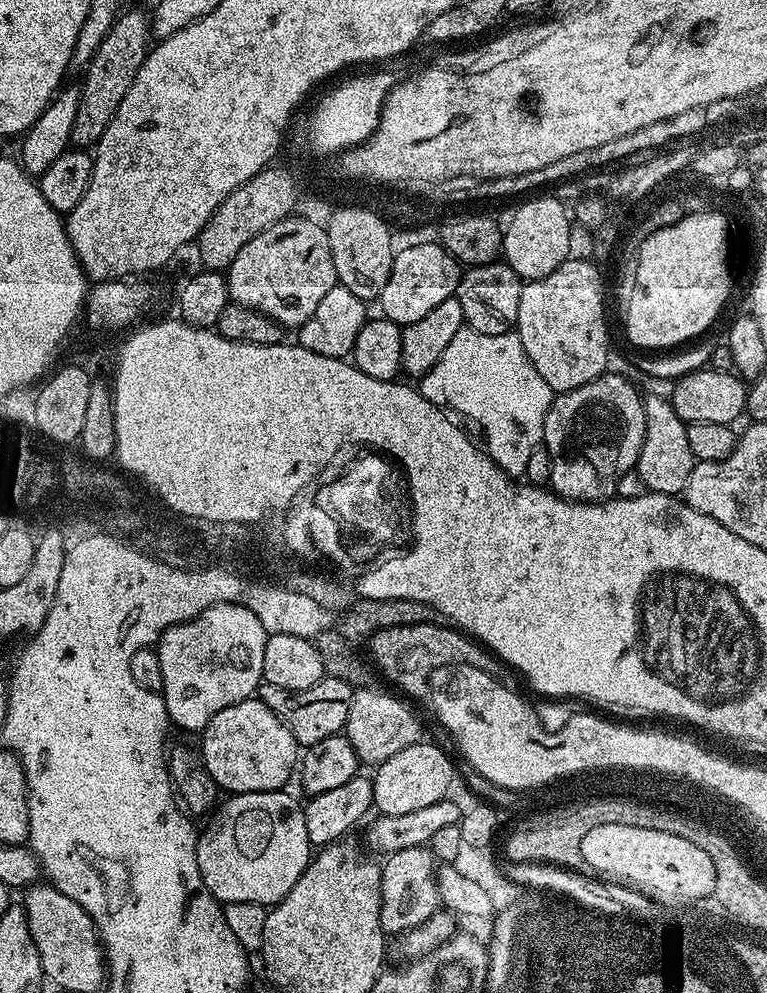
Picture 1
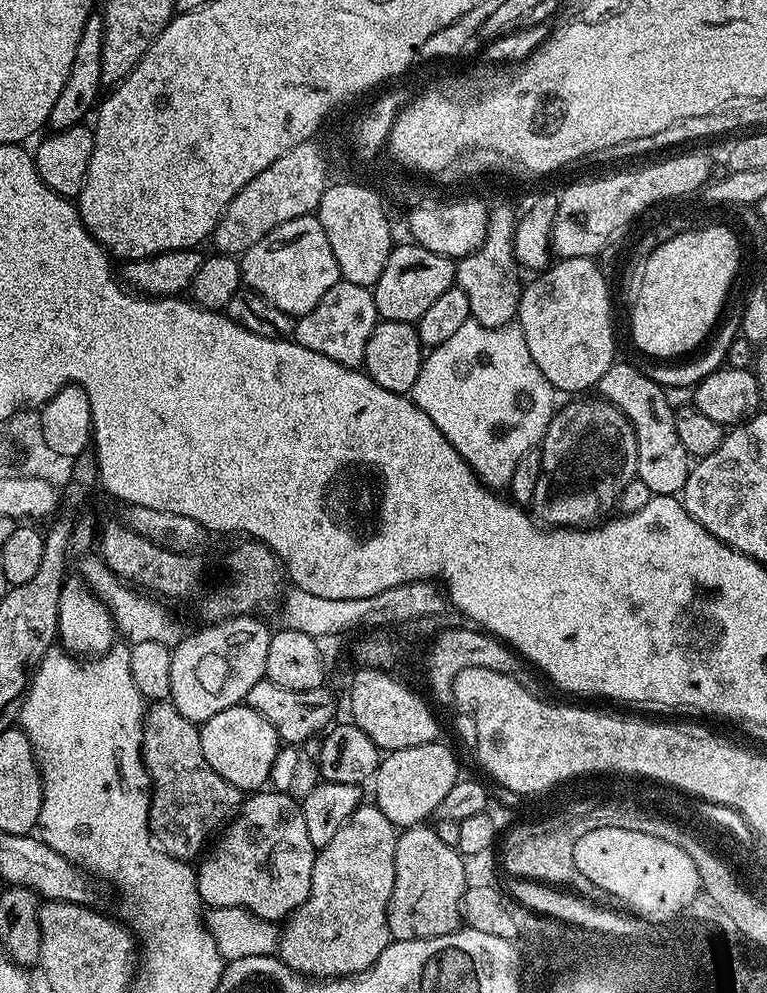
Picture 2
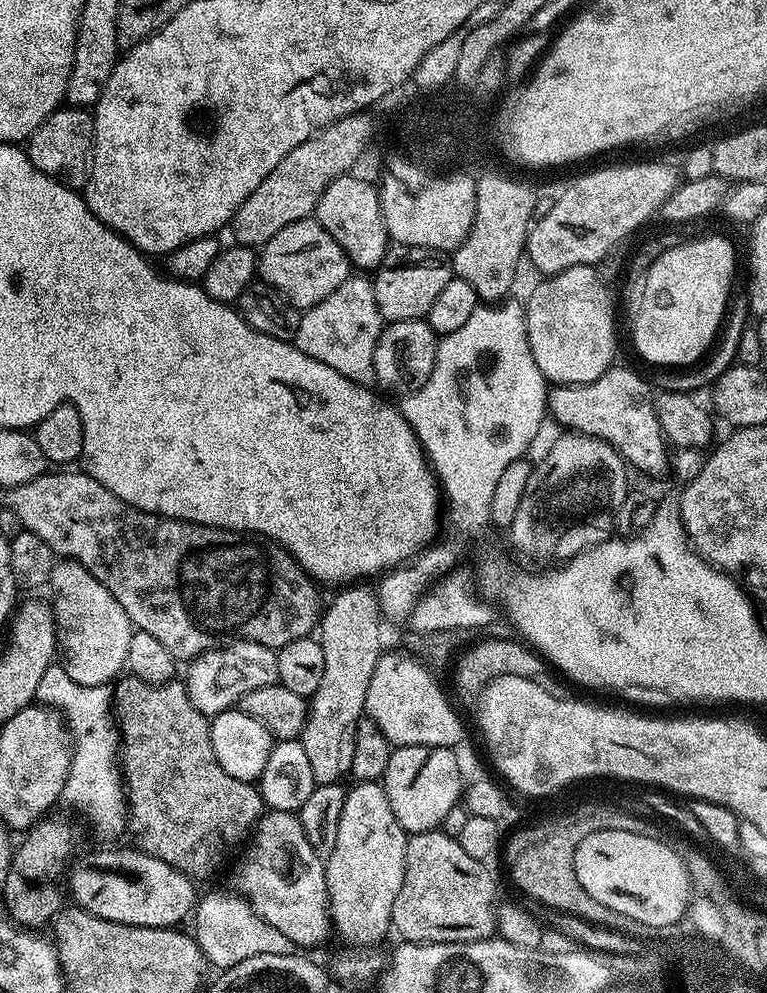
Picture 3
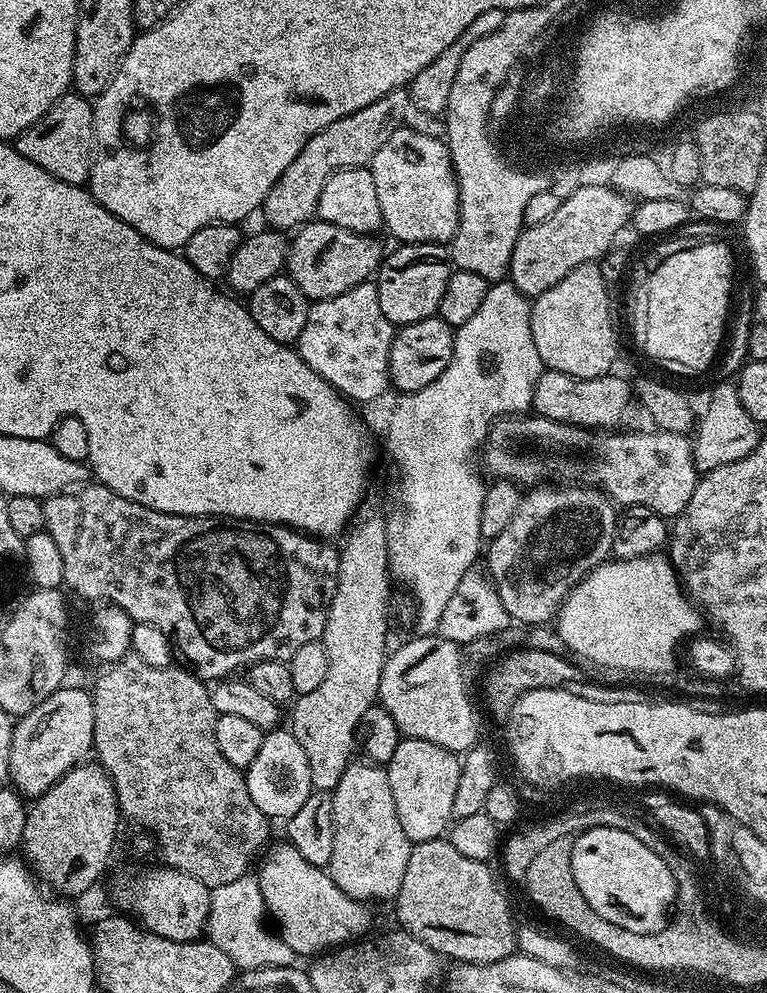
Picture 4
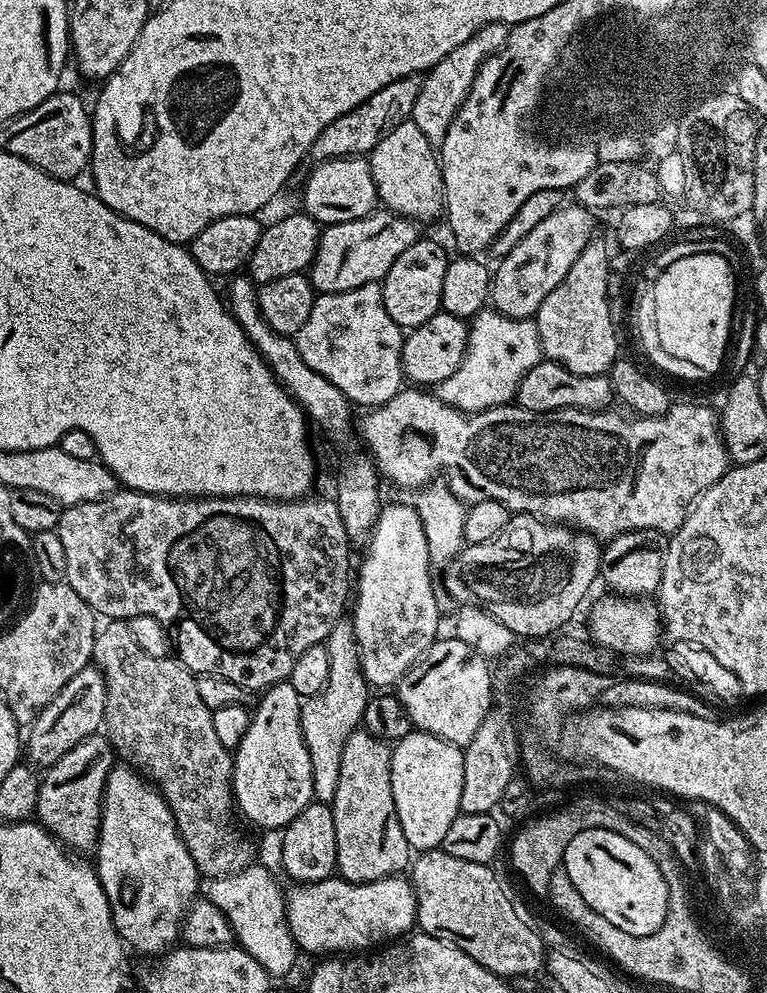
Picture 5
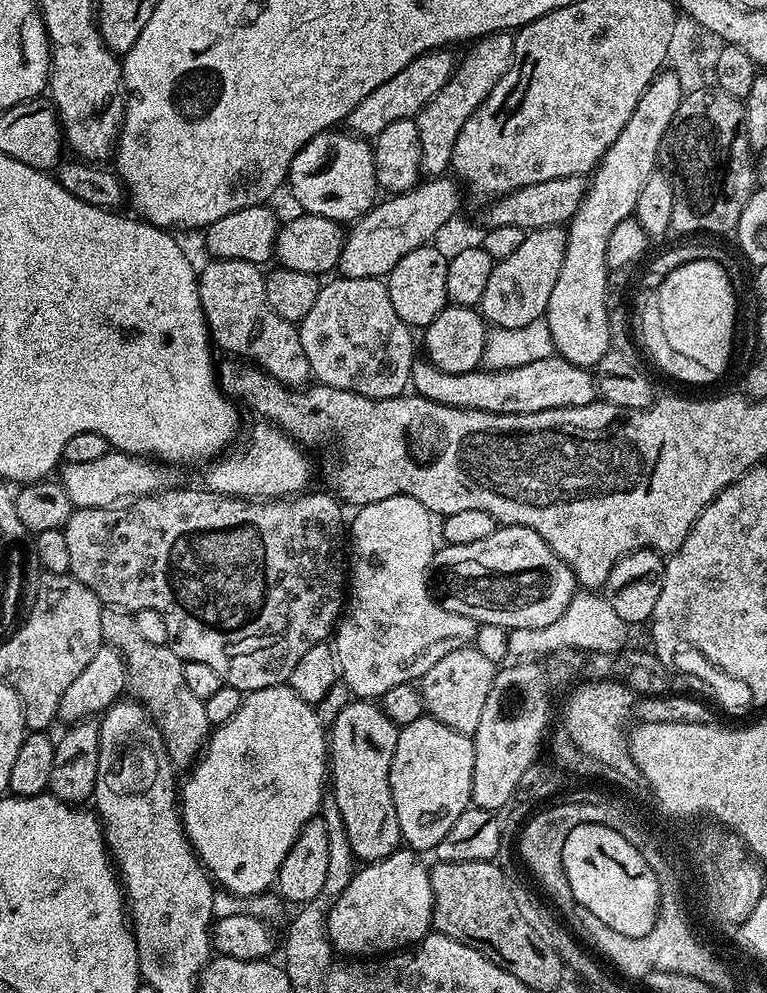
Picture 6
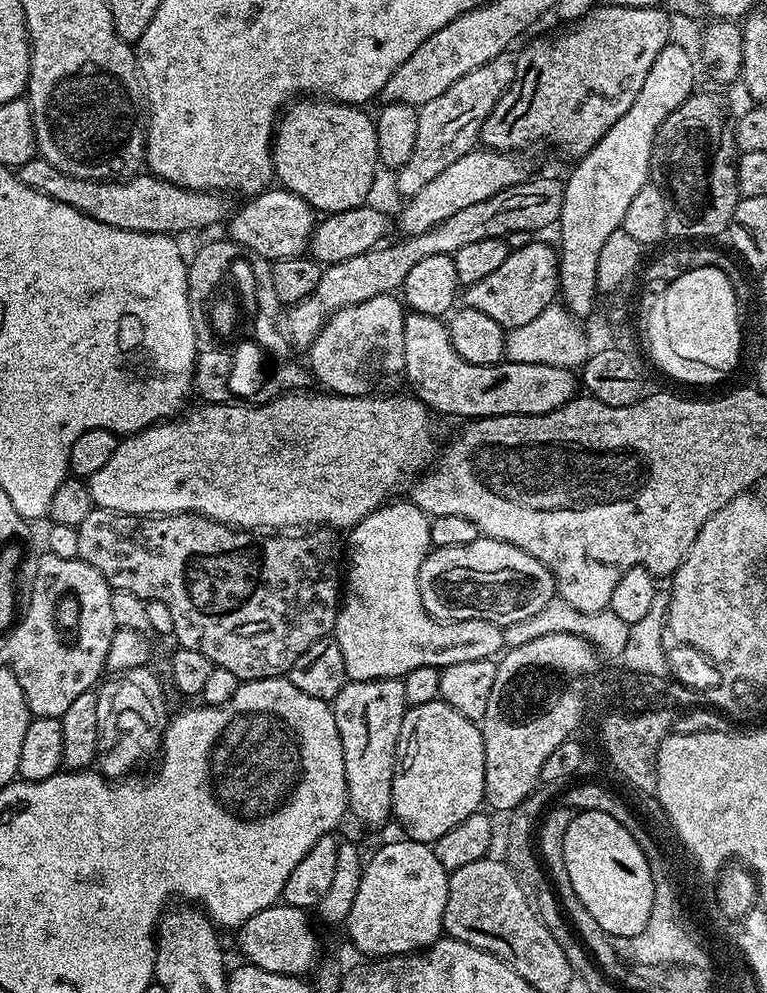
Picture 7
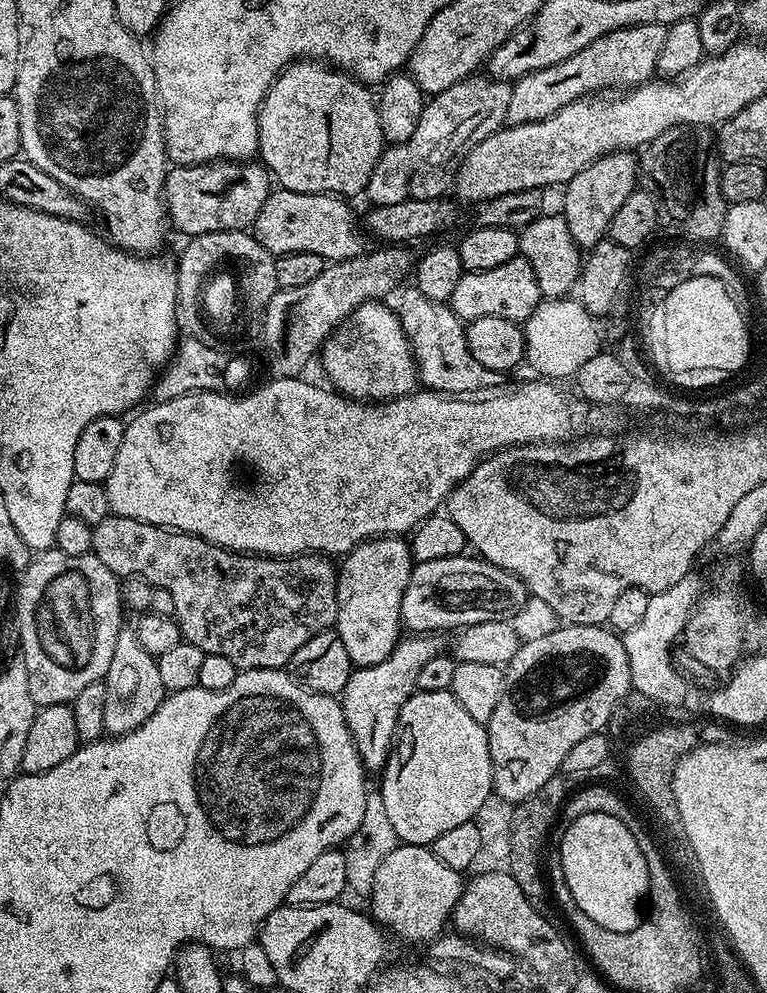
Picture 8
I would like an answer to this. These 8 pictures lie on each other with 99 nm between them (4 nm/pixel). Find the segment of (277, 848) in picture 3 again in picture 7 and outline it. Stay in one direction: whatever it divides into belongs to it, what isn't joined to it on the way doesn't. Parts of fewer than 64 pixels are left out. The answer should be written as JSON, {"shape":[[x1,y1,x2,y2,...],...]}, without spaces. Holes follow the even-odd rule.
{"shape":[[399,838,384,844,372,857,367,857,361,874,361,885,358,886,357,897,350,907,346,929,352,944,368,958,385,956,407,956,410,952,418,952,431,946,435,940,441,939,444,932,443,912,448,902,449,872,442,862,434,858,434,850,430,844,417,840]]}

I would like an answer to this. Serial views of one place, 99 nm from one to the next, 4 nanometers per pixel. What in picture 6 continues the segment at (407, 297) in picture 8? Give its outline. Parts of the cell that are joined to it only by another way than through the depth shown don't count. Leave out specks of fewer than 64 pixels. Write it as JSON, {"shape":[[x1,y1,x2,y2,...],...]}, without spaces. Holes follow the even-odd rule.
{"shape":[[559,354,538,358,538,362,517,368,477,370,457,376,431,375,417,375,414,380,415,391,428,400,448,404,451,408,477,408,483,412,502,414,534,414,551,408,581,408,593,403,598,396,595,375]]}

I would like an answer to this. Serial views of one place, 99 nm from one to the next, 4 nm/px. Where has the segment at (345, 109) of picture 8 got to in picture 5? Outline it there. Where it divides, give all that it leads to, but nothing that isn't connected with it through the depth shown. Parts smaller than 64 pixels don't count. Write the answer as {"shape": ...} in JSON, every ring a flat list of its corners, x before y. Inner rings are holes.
{"shape":[[343,156,333,160,321,160,304,184,303,211,316,219,321,226,338,222,354,222,354,218,368,216,377,211,378,197,372,171,363,156]]}

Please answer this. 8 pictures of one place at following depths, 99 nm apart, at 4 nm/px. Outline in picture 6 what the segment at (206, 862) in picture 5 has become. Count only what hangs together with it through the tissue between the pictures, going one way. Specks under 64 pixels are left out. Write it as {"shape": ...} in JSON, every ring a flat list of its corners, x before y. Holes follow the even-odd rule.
{"shape":[[111,606,101,607,100,613,104,639,123,656,124,667,128,672,127,687,152,717,156,729,164,739,168,757,172,759,173,765,191,765,199,757,210,735,210,725,206,718,204,701,190,694,182,678,185,661,176,657,168,644,146,642,146,638,142,638,142,633,138,630,133,613]]}

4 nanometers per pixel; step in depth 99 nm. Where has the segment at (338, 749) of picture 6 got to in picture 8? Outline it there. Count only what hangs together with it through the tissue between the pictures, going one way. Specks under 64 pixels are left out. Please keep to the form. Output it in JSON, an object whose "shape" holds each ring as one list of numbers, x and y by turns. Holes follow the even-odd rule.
{"shape":[[412,634,401,639,395,650,382,662,365,668,353,667,350,682,346,682,339,701,346,726,354,738,354,746,369,773,379,773,388,763,402,706,406,706,412,693,417,691,416,683,422,666,430,662,430,658,441,655,442,648,436,640,439,639,432,634]]}

